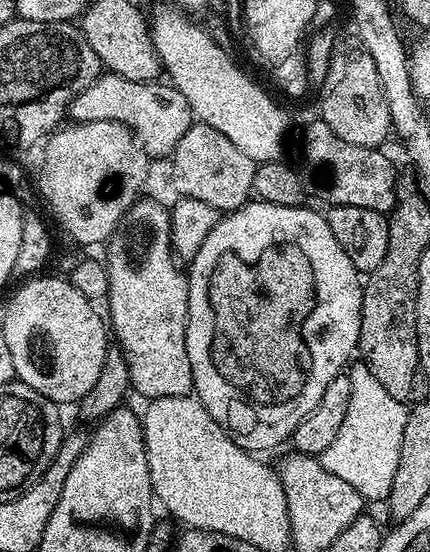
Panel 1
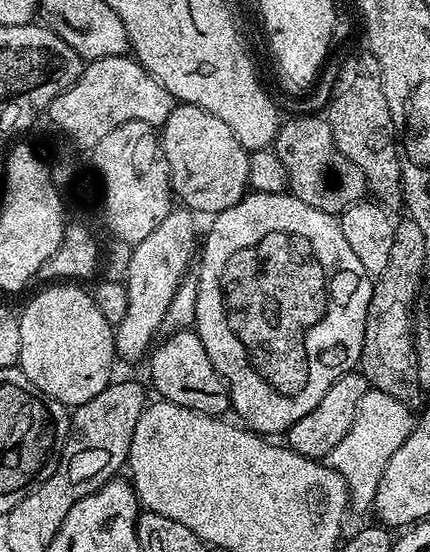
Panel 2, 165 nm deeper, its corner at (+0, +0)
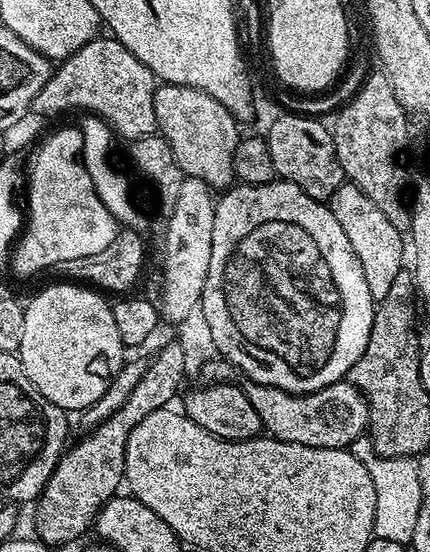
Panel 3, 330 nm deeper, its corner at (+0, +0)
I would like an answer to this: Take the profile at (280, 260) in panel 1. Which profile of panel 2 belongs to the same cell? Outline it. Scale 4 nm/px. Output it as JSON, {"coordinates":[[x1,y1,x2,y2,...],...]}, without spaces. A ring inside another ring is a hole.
{"coordinates":[[249,191,234,206,215,213,211,220,208,237,205,240,203,237,202,251,198,256,200,272,198,271,198,306,194,330,200,335,202,346,206,346,206,354,210,362,214,362,214,370,218,370,218,374,228,386,231,411,236,411,245,420,241,421,257,434,287,433,288,429,294,426,294,422,298,422,298,418,310,414,310,410,314,410,314,406,322,402,322,394,326,394,326,390,334,386,339,376,344,376,359,365,364,345,366,314,372,297,373,277,369,276,366,270,362,270,362,262,358,262,354,250,350,250,350,245,346,243,342,226,336,216,314,206,306,206,306,202,288,192,262,194]]}

